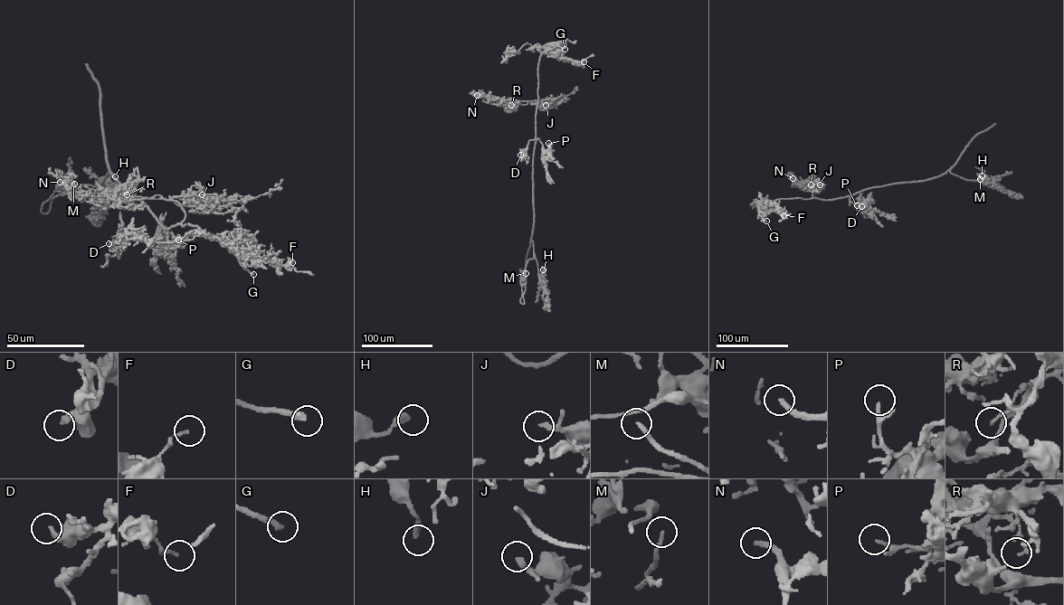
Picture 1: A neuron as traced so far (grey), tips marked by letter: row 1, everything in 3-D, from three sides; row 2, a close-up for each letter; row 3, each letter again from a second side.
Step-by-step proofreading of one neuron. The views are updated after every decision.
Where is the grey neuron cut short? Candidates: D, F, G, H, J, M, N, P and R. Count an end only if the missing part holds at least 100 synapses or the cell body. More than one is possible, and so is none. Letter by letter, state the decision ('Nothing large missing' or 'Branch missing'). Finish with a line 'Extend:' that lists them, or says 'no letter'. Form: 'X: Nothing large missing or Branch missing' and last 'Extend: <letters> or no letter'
D: Nothing large missing
F: Nothing large missing
G: Branch missing
H: Nothing large missing
J: Nothing large missing
M: Branch missing
N: Branch missing
P: Nothing large missing
R: Nothing large missing
Extend: G, M, N

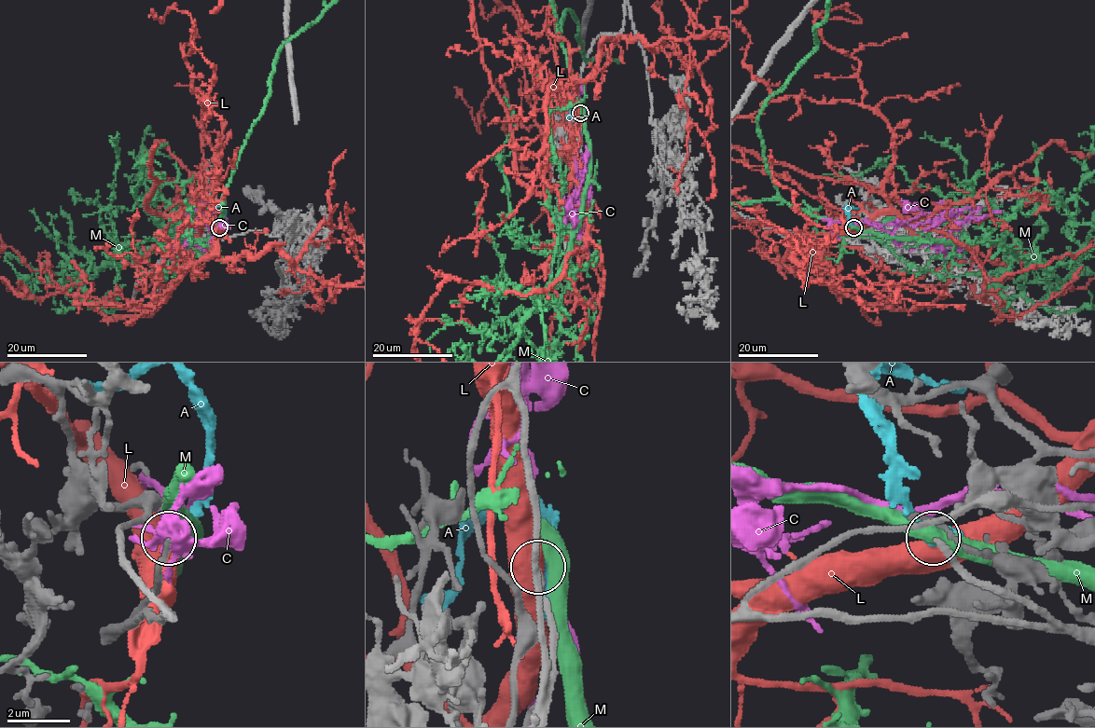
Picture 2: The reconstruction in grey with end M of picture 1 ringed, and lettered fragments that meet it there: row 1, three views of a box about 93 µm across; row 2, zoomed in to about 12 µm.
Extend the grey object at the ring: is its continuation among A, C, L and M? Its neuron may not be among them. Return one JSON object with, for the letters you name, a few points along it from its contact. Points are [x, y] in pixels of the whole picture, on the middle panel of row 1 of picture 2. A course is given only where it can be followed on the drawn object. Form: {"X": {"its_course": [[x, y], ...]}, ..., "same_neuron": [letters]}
{"C": {"its_course": [[580, 113], [575, 186], [569, 210], [576, 217], [579, 237], [589, 261]]}, "same_neuron": ["C"]}

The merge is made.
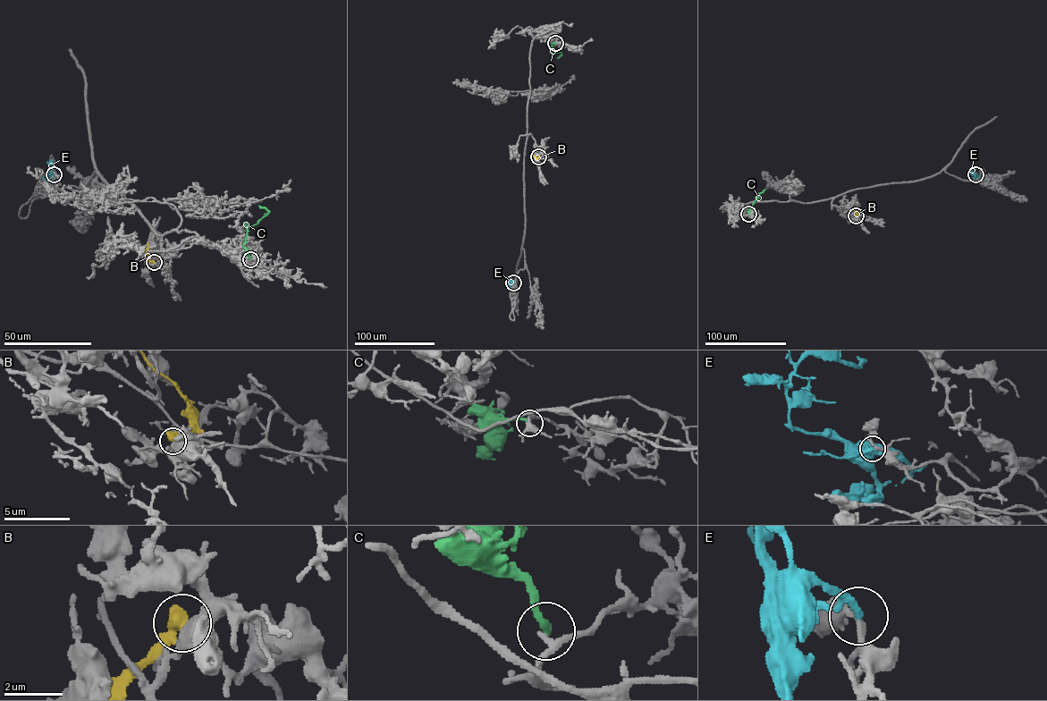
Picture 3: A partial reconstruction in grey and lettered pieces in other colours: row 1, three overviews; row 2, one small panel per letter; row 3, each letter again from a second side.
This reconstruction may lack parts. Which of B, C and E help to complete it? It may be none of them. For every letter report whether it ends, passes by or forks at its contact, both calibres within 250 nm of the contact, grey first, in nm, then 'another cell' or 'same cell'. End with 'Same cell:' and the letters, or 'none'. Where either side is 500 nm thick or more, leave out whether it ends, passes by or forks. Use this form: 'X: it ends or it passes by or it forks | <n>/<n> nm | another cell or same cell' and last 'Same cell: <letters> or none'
B: 400/500 nm | another cell
C: it ends | 200/260 nm | another cell
E: it ends | 180/280 nm | same cell
Same cell: E

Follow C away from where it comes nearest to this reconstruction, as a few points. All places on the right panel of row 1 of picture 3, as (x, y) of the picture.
C: (748, 214), (752, 204), (764, 189)

